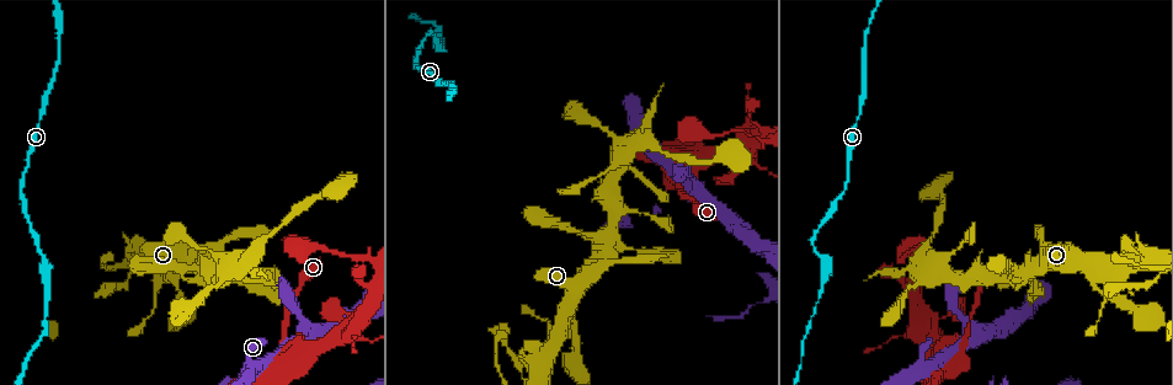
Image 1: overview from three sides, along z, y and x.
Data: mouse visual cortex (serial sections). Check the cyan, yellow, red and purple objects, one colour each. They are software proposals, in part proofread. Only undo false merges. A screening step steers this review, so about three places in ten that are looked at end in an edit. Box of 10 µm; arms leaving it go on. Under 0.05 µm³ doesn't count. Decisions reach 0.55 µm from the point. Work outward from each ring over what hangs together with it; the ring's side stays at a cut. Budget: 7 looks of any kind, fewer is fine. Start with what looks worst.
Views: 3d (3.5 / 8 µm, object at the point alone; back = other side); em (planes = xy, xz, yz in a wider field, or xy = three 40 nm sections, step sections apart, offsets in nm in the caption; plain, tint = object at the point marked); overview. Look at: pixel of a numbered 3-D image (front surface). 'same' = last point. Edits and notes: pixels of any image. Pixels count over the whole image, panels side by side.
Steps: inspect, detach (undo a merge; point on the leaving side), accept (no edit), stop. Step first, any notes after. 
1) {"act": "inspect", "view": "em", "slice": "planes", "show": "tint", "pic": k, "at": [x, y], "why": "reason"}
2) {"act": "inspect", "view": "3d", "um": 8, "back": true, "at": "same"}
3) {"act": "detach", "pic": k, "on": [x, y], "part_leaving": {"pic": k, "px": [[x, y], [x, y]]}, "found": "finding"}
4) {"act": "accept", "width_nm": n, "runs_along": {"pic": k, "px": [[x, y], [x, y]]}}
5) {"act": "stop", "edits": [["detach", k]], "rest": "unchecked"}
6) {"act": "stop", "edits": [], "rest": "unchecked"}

{"act": "inspect", "view": "3d", "um": 3.5, "pic": 1, "at": [273, 365], "why": "sharp bend"}

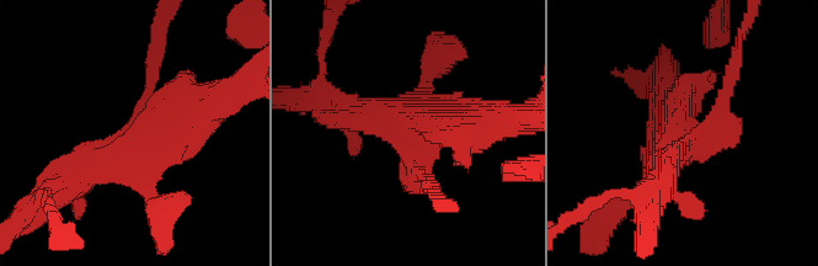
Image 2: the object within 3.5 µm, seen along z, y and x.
{"act": "inspect", "view": "em", "slice": "xy", "step": 3, "show": "tint", "pic": 2, "at": [132, 136]}

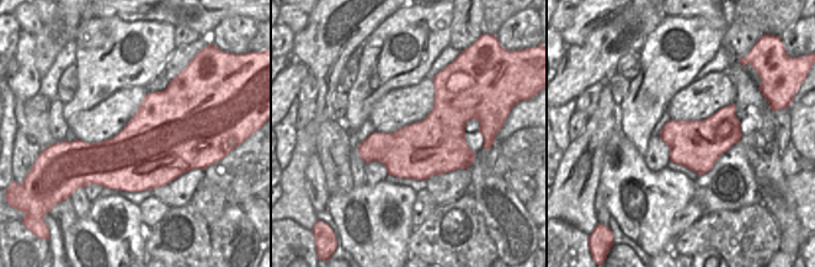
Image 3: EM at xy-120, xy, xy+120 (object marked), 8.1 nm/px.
{"act": "accept", "width_nm": 480, "runs_along": {"pic": 2, "px": [[736, 64], [698, 143], [669, 124]]}, "found": "one cell here"}

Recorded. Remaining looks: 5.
{"act": "inspect", "view": "3d", "um": 8, "pic": 1, "at": [345, 337], "why": "four-way junction"}

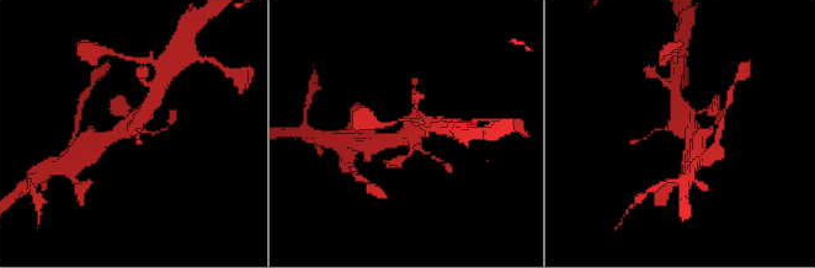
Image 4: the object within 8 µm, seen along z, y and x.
{"act": "inspect", "view": "em", "slice": "xy", "step": 2, "show": "tint", "at": "same"}

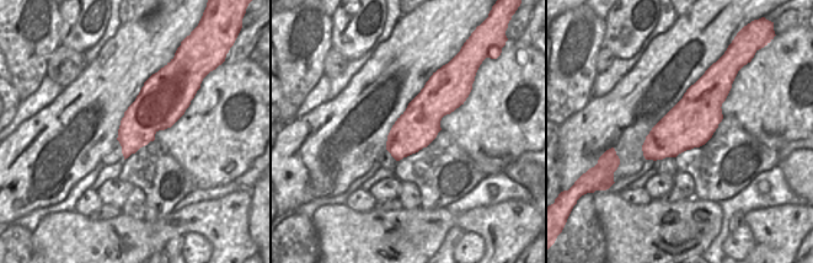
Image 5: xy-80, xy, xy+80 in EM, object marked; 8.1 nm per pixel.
{"act": "accept", "runs_along": {"pic": 4, "px": [[101, 145], [134, 127], [152, 103]]}, "found": "one cell here"}

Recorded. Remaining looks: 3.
{"act": "inspect", "view": "3d", "um": 8, "pic": 1, "at": [358, 256], "why": "sudden change in width"}

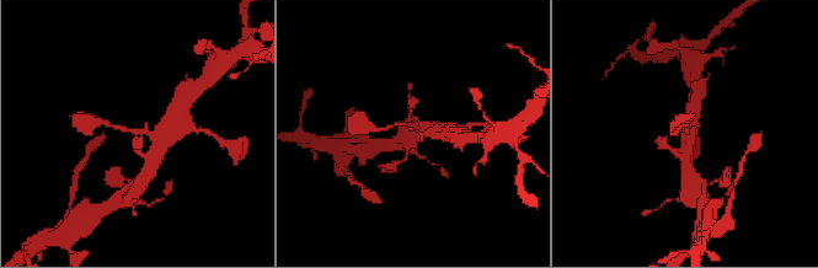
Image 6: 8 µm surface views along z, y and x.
{"act": "inspect", "view": "em", "slice": "xy", "step": 1, "show": "tint", "at": "same"}

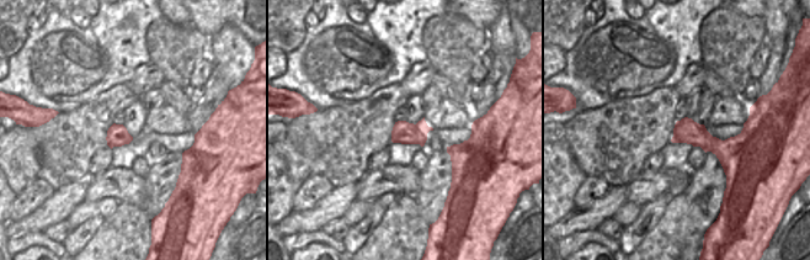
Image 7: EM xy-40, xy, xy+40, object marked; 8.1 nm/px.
{"act": "accept", "runs_along": {"pic": 6, "px": [[156, 155], [148, 133], [106, 123]]}, "found": "one cell here"}

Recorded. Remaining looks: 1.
{"act": "stop", "edits": [], "rest": "unchecked"}

